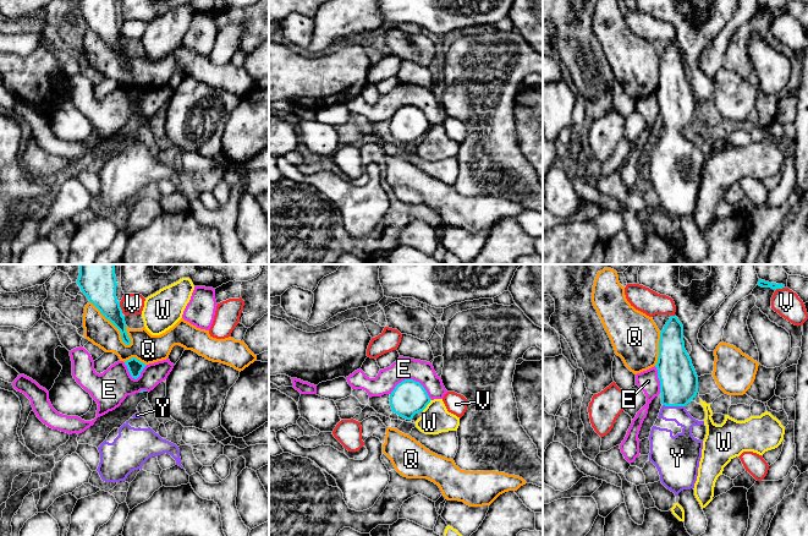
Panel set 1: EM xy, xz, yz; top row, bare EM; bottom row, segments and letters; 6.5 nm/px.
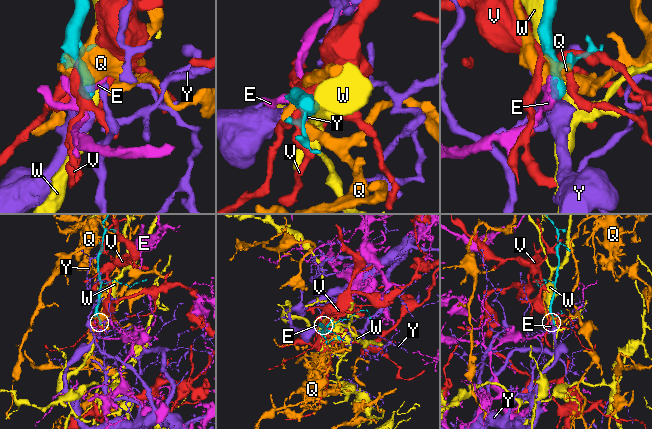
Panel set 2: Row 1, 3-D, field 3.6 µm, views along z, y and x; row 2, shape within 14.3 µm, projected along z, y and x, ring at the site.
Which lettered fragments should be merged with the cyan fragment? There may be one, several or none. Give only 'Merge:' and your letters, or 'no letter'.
Merge: Y

